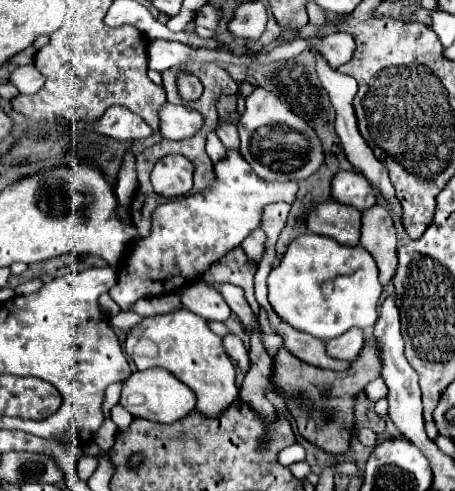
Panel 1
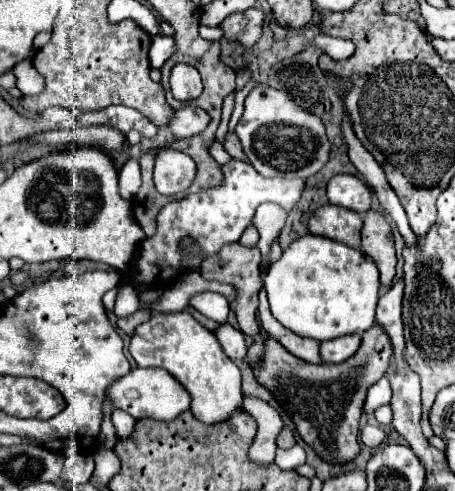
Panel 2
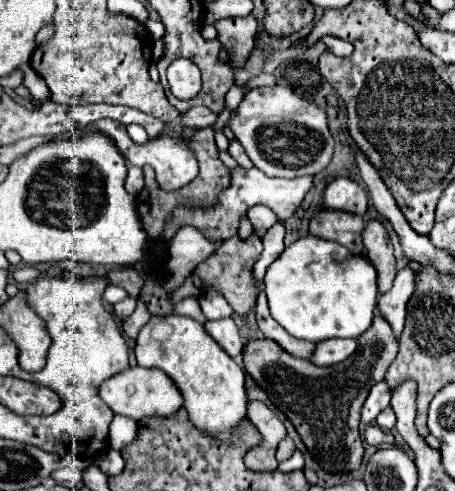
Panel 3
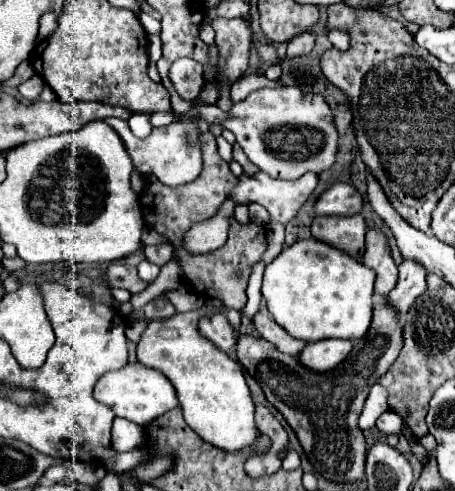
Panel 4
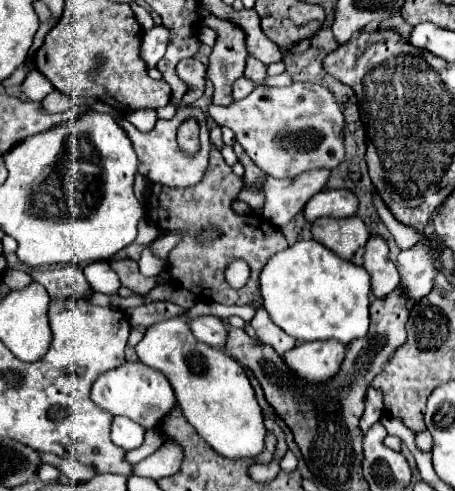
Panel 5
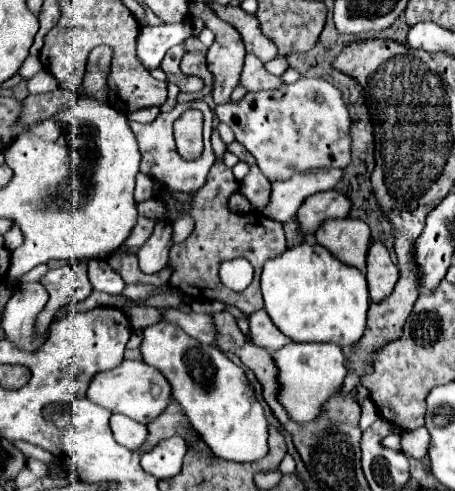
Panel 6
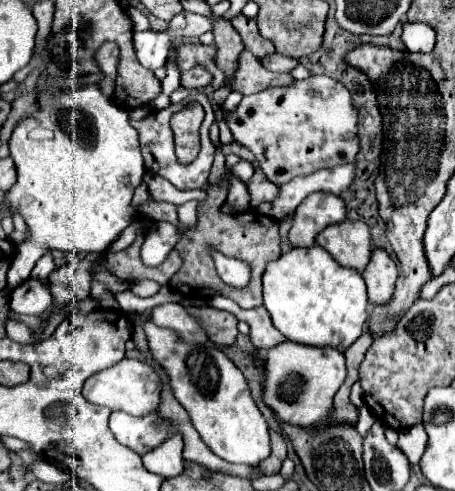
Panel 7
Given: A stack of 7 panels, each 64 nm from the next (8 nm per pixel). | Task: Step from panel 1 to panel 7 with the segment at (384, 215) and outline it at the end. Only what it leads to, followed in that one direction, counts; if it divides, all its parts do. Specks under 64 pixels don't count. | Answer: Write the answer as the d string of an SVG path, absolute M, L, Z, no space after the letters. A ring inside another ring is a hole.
M376 248L372 252L370 264L362 272L368 288L368 300L376 306L386 306L394 294L394 282L398 278L398 268L386 250Z

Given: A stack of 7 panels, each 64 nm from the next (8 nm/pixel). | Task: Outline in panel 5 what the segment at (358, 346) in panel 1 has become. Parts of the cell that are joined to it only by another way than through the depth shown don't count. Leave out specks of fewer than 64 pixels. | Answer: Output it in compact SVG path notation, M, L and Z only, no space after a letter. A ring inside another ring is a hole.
M336 340L324 342L304 342L284 352L282 358L286 366L296 374L298 380L308 384L328 382L340 370L346 346Z

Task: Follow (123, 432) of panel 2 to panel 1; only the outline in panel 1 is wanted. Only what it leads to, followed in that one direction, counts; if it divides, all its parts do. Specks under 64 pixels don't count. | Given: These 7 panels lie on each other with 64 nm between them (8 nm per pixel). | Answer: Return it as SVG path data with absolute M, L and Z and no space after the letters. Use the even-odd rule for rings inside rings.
M116 404L114 408L112 408L112 420L114 420L114 424L118 426L118 430L126 430L130 424L132 424L132 416L130 416L130 412L126 412L120 404Z

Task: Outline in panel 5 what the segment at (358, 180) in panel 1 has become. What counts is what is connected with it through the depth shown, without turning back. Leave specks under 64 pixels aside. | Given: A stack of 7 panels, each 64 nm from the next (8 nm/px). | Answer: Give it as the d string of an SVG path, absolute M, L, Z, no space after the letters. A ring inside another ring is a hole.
M324 190L312 196L304 206L304 218L314 224L318 218L332 216L332 218L348 218L354 216L358 208L358 200L348 190Z

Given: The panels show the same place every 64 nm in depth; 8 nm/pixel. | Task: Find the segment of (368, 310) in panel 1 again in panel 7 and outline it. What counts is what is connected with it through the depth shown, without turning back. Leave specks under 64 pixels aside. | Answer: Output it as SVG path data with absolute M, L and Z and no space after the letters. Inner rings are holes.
M314 244L308 248L292 248L278 260L268 264L264 276L264 306L272 316L272 324L292 342L306 346L330 346L346 352L368 320L366 288L358 272L342 268L324 248Z

